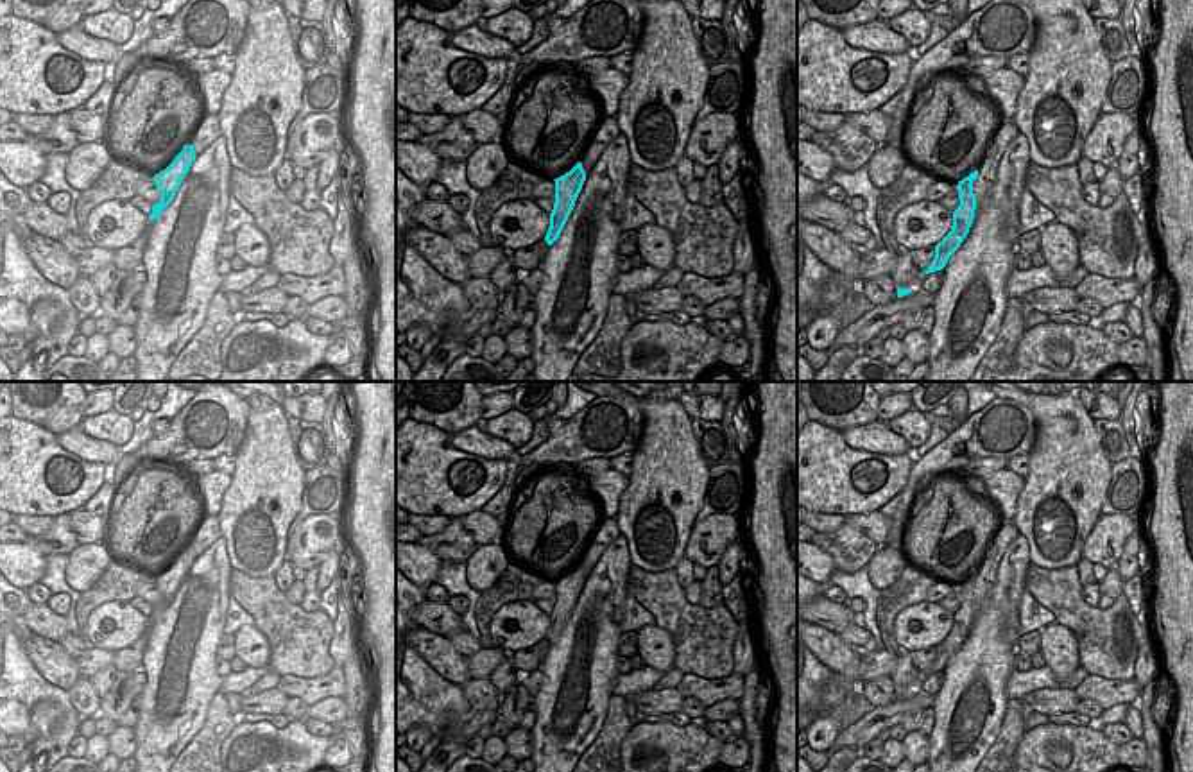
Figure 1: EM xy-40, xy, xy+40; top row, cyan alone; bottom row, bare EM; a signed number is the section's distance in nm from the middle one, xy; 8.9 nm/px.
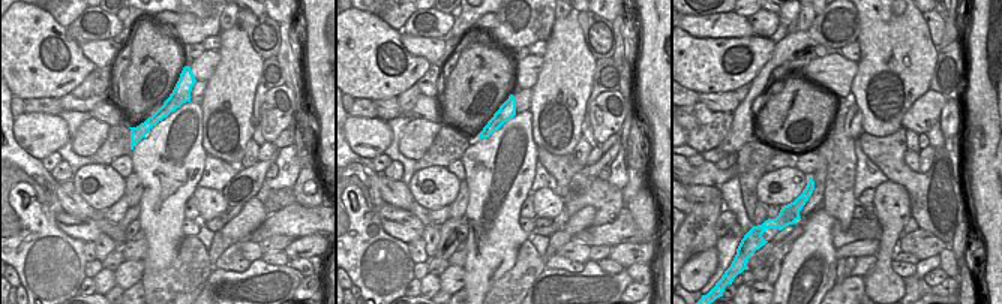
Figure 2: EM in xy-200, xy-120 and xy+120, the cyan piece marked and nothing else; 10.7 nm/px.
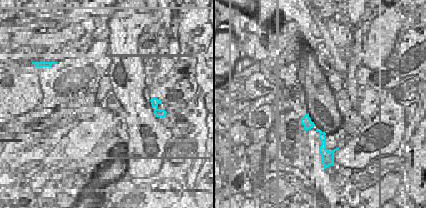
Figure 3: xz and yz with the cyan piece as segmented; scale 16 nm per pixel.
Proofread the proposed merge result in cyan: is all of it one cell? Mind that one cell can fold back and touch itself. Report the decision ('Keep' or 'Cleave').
Cleave

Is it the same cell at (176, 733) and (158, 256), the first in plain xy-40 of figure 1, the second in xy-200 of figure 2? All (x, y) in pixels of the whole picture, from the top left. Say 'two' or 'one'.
one

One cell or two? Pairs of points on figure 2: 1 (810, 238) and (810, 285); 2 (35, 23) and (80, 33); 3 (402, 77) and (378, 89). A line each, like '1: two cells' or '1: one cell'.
1: one cell
2: two cells
3: one cell

